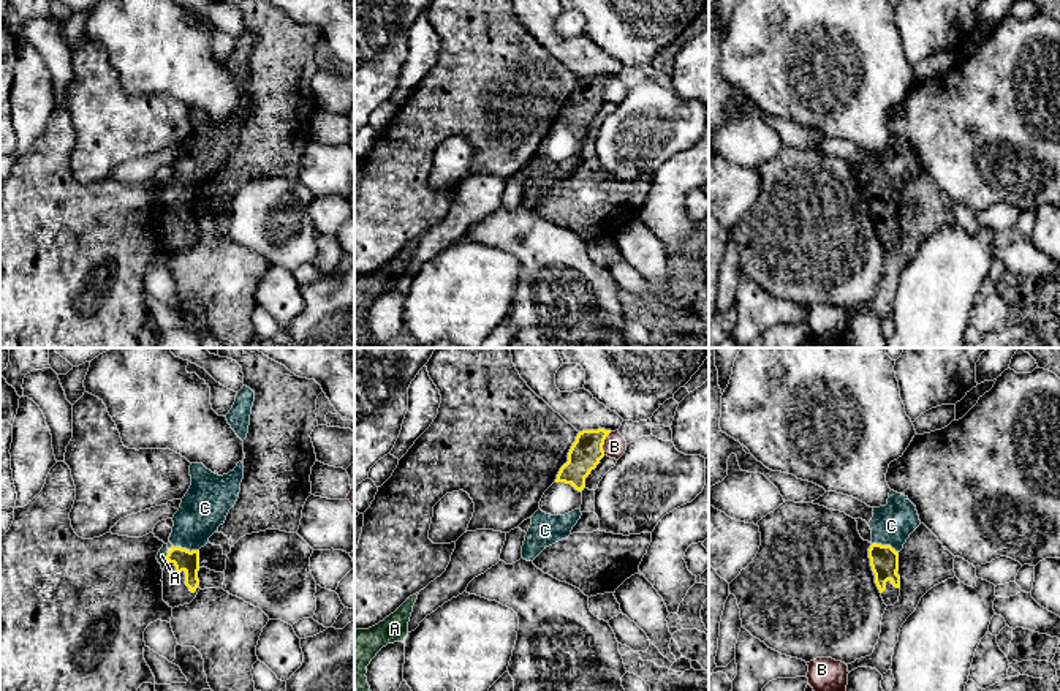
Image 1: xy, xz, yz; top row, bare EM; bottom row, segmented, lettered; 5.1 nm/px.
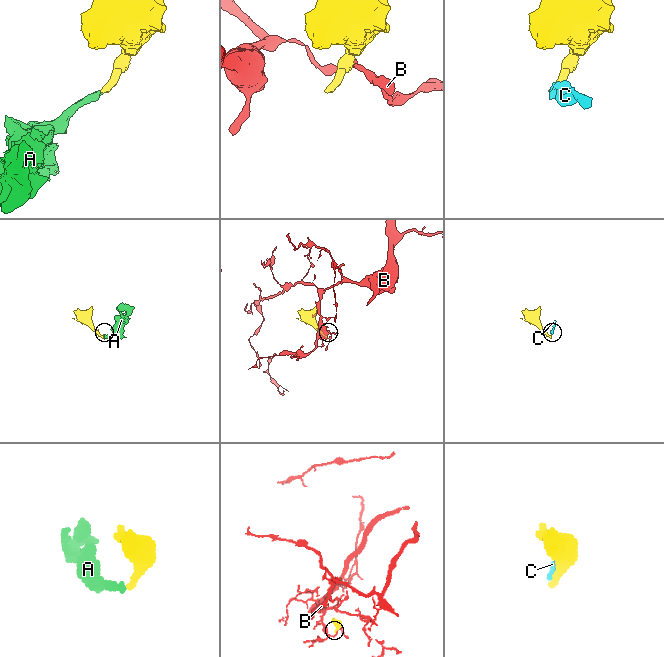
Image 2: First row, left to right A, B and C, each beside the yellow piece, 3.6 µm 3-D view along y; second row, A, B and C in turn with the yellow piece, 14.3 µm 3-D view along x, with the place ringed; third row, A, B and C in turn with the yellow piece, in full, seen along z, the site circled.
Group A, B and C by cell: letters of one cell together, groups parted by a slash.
A C / B

